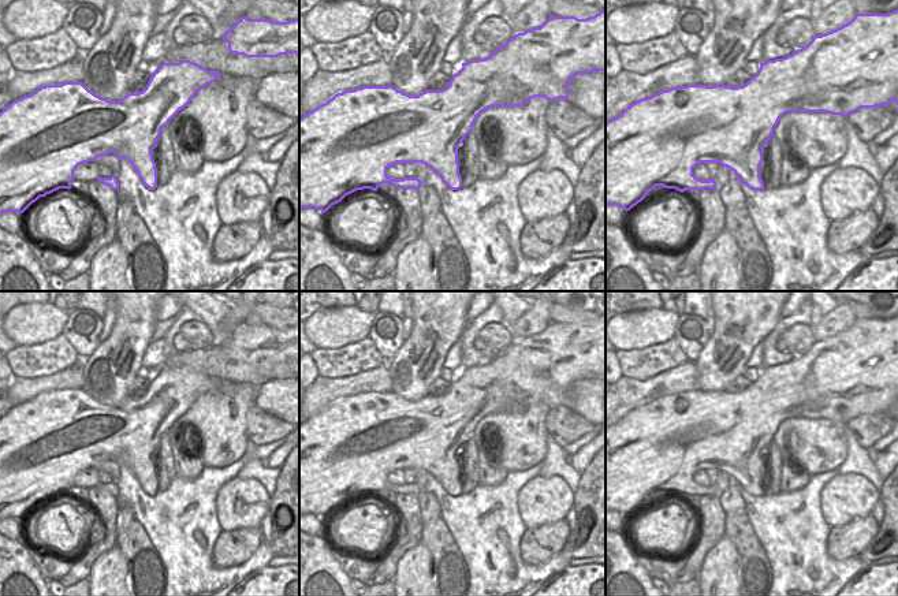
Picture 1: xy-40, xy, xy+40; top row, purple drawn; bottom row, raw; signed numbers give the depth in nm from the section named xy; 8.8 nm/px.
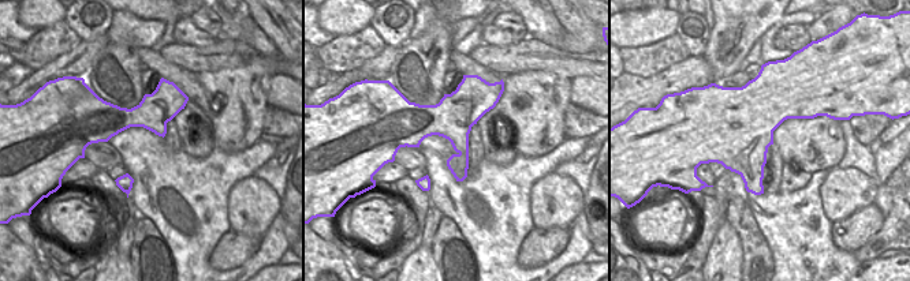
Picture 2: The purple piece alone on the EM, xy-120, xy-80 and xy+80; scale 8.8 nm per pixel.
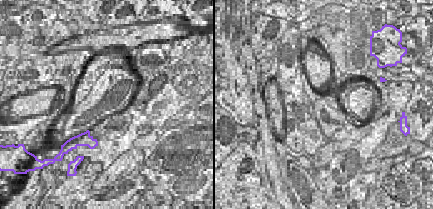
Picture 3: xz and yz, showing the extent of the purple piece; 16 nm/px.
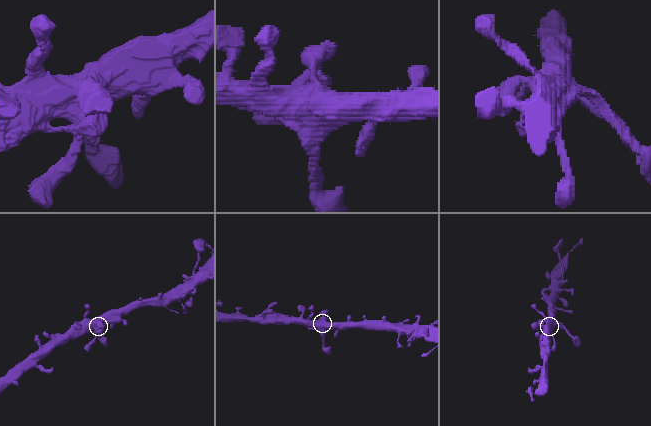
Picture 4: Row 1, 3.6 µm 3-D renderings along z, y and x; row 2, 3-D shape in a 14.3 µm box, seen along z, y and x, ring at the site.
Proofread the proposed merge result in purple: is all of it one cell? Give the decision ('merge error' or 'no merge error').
no merge error

